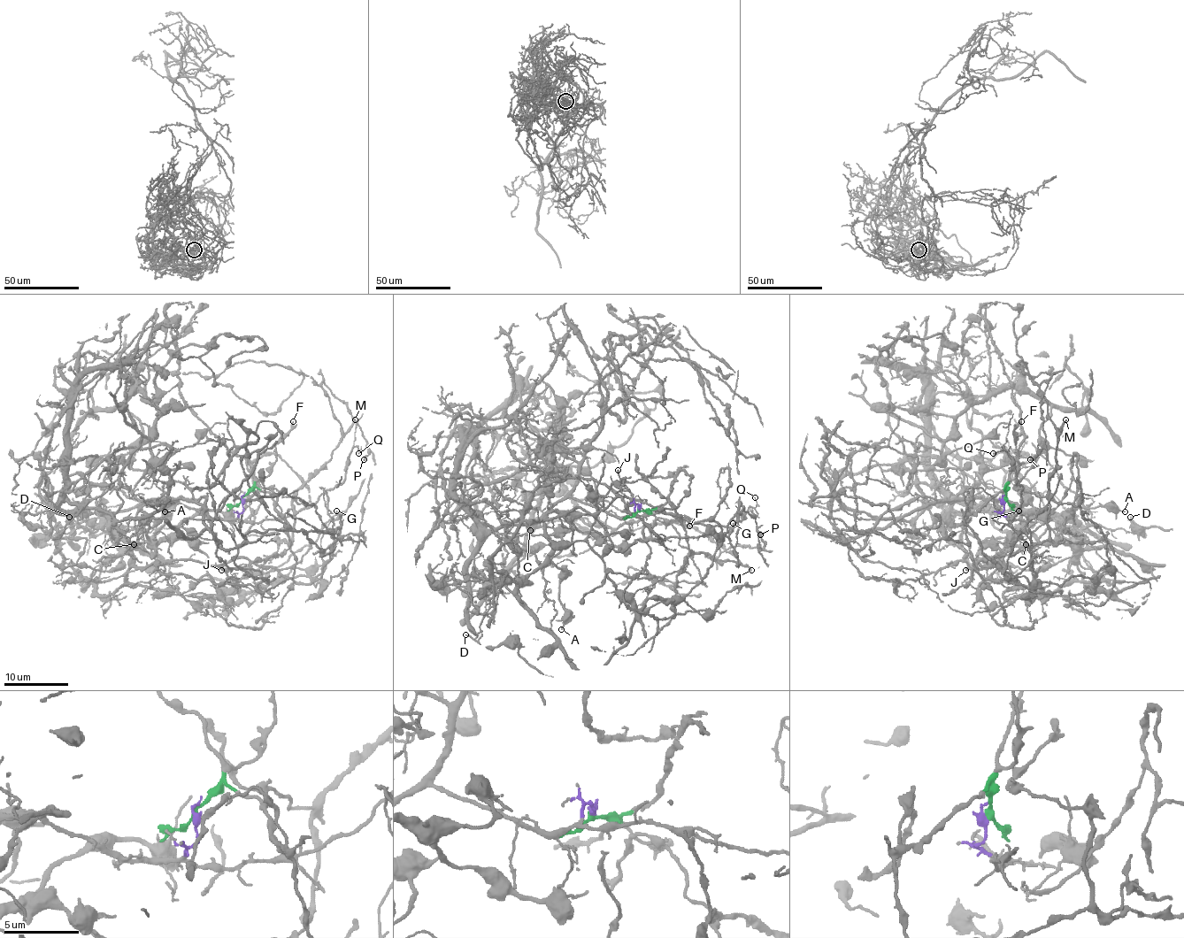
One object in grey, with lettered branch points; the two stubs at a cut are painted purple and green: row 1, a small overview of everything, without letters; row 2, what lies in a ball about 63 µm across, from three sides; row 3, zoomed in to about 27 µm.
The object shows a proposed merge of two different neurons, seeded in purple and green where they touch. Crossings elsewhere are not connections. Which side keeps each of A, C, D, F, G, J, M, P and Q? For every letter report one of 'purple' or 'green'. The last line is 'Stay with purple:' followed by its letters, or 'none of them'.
A: purple
C: purple
D: purple
F: green
G: purple
J: green
M: green
P: green
Q: purple
Stay with purple: A, C, D, G, Q

